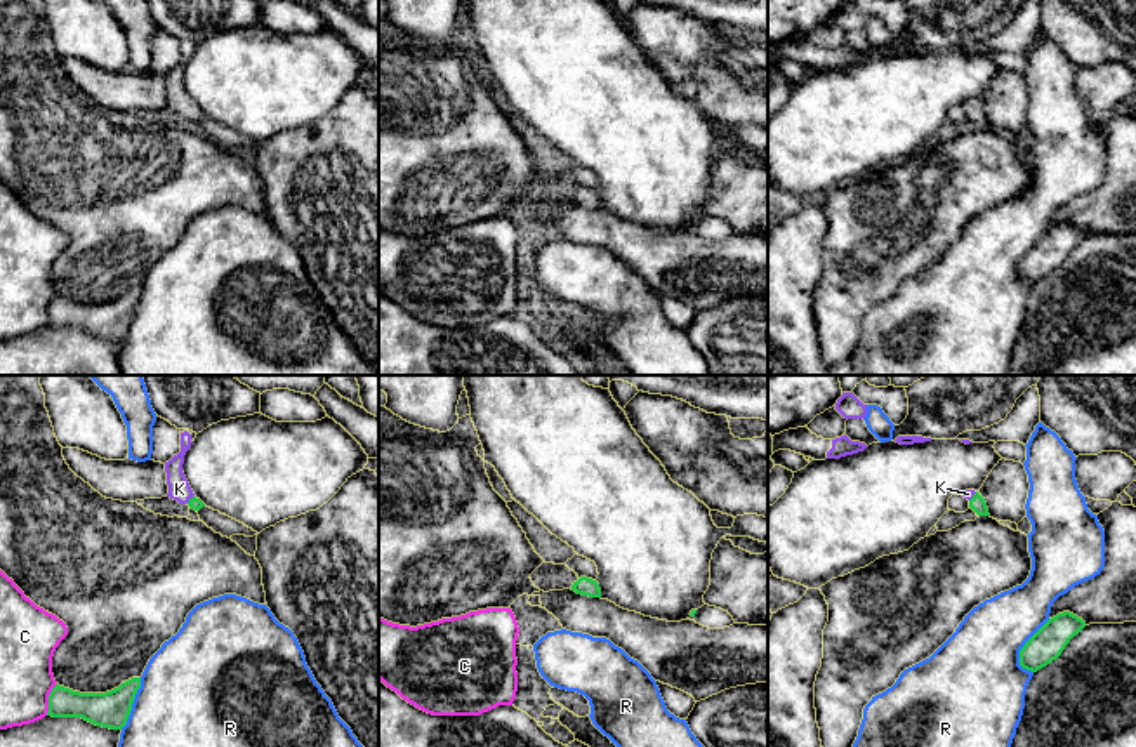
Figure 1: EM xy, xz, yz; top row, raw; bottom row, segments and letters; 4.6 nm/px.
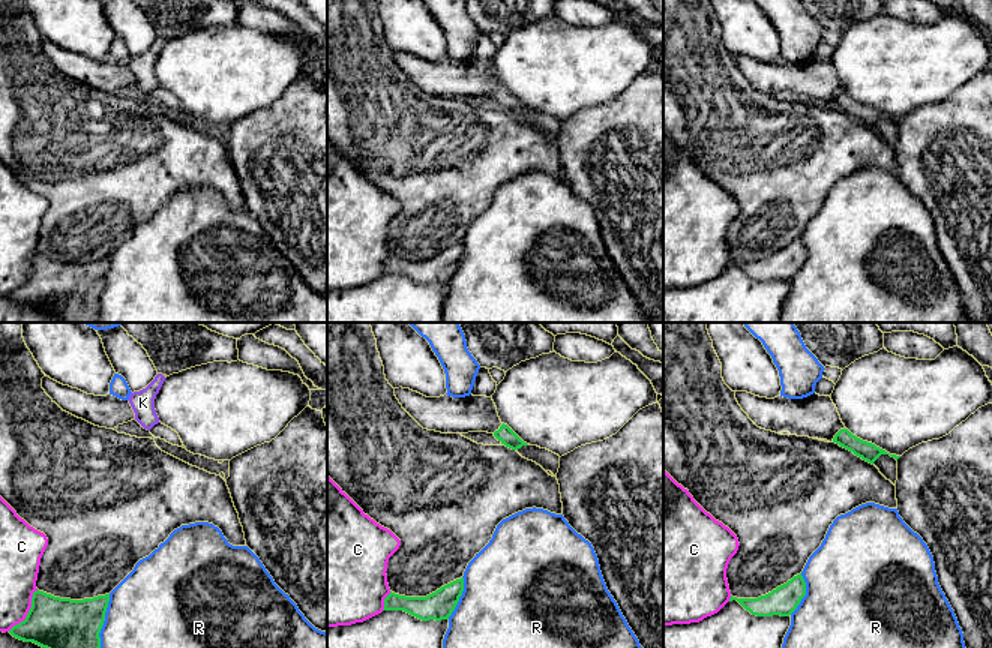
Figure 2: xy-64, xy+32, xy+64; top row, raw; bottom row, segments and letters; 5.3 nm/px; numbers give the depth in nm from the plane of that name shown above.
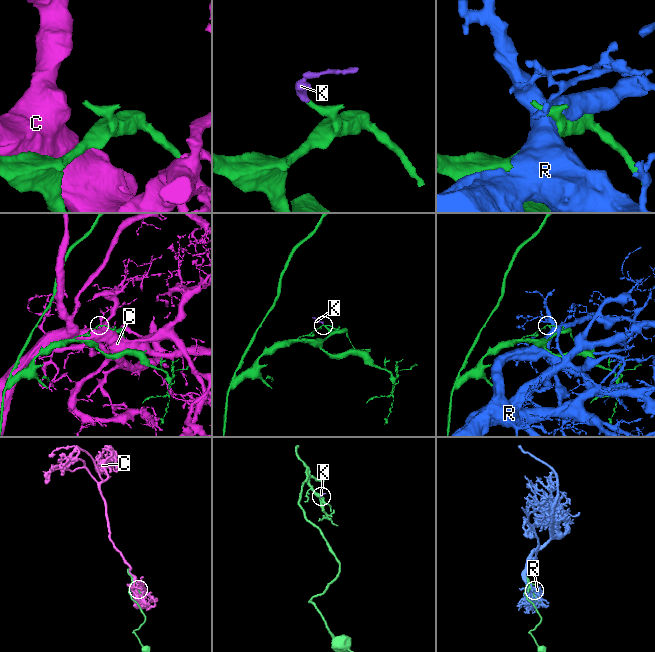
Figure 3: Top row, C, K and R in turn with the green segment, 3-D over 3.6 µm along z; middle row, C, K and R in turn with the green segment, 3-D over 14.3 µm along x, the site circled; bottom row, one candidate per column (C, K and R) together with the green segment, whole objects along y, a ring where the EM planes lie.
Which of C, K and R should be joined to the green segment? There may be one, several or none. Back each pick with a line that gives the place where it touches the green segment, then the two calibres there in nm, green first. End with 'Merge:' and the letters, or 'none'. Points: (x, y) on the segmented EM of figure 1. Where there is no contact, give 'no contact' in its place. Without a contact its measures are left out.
K: meets green in xy at (190, 499); 60 nm thick on the green side, 100 nm on the other
Merge: K

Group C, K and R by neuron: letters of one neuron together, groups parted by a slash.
C / K / R

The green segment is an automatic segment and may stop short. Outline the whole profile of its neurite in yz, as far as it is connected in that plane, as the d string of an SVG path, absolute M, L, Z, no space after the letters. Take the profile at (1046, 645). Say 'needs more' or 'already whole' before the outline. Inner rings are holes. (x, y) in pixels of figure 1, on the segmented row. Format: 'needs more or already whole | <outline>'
already whole | M1070 611L1049 618L1020 650L1020 665L1037 672L1056 660L1086 622Z

